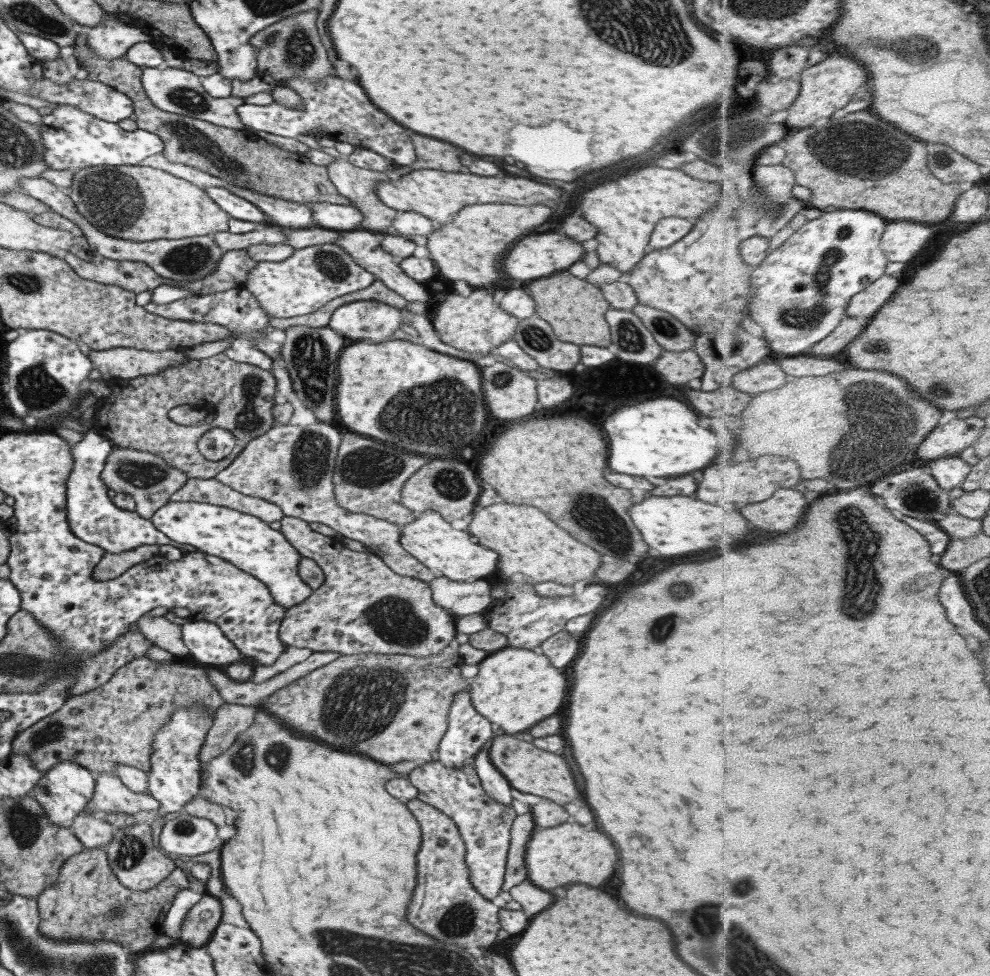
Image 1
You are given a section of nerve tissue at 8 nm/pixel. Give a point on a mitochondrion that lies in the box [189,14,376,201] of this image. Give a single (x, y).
(297, 48)

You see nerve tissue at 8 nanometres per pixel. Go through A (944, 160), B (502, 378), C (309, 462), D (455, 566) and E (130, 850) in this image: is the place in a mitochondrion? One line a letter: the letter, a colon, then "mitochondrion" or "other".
A: mitochondrion
B: mitochondrion
C: mitochondrion
D: other
E: mitochondrion

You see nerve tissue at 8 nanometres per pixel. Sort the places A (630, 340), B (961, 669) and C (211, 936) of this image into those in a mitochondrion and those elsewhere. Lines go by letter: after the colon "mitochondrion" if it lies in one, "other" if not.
A: mitochondrion
B: other
C: other

